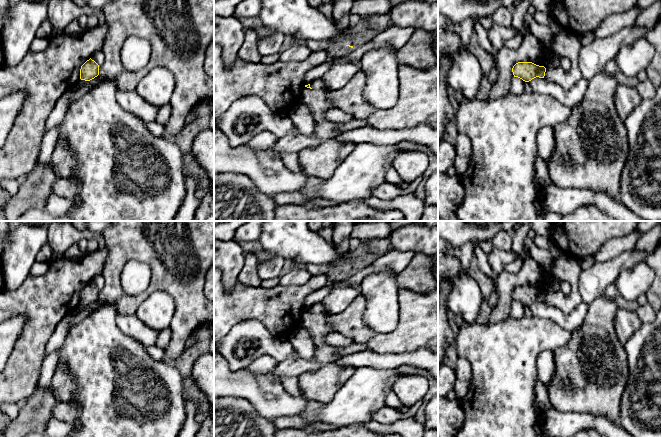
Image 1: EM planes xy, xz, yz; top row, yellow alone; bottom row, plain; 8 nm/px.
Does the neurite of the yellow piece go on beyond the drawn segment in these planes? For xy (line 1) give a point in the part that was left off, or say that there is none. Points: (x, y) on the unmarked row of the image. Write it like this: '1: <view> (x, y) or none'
1: xy (81, 307)

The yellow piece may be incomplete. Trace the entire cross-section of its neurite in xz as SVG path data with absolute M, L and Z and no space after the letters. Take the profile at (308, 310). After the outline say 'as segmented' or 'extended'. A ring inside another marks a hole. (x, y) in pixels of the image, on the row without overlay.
M310 308L305 309L299 327L307 329L310 333L314 343L314 357L312 360L305 360L295 352L287 360L279 362L274 371L267 373L274 382L282 383L284 378L299 377L305 372L316 371L344 356L340 353L339 347L330 346L325 340L326 335L335 330L328 323L324 313L314 314Z; extended

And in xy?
M91 282L80 293L80 304L74 310L77 314L90 308L90 305L99 299L99 289Z; extended

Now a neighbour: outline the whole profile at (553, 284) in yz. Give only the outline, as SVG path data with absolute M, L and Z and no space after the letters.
M551 276L551 278L545 283L545 292L550 293L550 292L559 291L560 283L561 282L557 277Z

